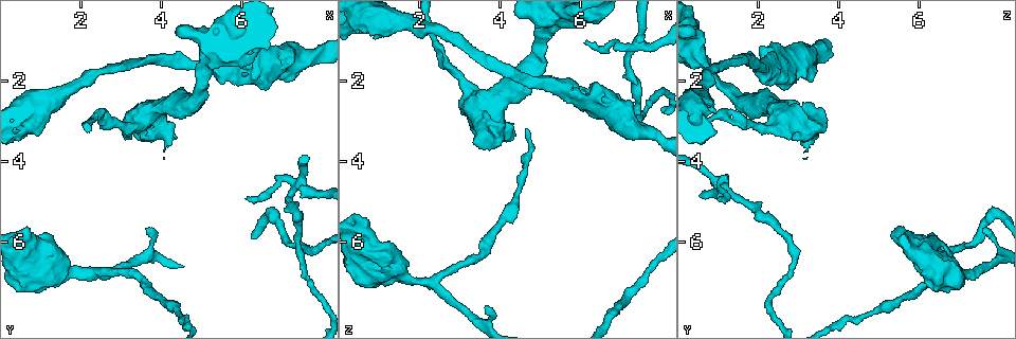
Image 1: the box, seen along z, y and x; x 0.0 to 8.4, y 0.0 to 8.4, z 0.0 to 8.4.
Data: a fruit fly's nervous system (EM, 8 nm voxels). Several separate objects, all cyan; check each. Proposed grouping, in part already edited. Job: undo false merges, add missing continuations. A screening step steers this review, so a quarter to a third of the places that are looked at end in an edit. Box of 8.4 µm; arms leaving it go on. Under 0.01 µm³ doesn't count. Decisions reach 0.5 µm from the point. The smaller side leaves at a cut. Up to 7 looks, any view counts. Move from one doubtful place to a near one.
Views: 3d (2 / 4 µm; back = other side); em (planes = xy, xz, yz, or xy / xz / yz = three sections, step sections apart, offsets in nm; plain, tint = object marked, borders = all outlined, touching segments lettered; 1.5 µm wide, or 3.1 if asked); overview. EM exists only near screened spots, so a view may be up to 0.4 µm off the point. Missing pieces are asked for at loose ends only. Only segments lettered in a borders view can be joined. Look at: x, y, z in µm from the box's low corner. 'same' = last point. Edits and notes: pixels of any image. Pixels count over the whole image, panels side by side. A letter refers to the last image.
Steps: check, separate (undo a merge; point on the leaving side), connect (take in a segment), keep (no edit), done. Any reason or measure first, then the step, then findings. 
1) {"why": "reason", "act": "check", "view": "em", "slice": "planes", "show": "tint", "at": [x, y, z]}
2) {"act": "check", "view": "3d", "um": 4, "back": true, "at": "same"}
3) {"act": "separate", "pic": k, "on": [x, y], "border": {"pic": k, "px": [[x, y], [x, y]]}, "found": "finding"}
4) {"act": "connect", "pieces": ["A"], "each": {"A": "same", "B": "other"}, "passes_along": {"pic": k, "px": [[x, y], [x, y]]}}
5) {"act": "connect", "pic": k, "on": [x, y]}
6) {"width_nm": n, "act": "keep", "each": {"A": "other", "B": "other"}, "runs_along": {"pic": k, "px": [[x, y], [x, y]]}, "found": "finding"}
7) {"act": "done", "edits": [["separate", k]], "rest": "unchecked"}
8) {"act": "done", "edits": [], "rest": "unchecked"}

{"why": "arms part here", "act": "check", "view": "em", "slice": "planes", "show": "tint", "at": [5.80, 1.85, 2.40]}

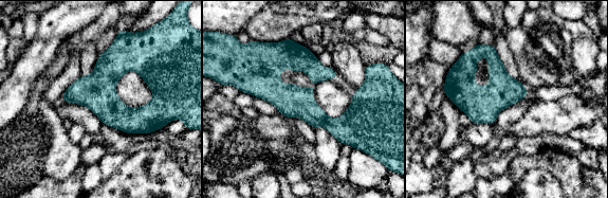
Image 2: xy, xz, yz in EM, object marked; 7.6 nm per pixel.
{"why": "see the neighbours", "act": "check", "view": "em", "slice": "planes", "show": "borders", "at": "same"}

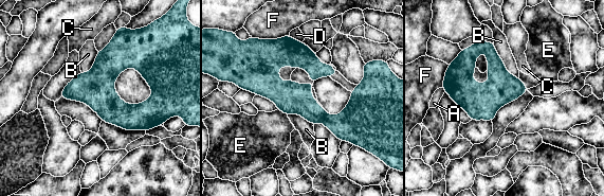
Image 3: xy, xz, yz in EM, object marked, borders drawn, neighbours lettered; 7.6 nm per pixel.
{"act": "keep", "each": {"A": "other", "B": "other", "C": "other", "D": "other", "E": "other", "F": "other"}, "border": {"pic": 3, "px": [[493, 42], [505, 68], [518, 78]]}, "found": "one cell here"}

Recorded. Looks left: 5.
{"why": "abrupt turn", "act": "check", "view": "em", "slice": "planes", "show": "borders", "at": [7.30, 4.60, 1.15]}

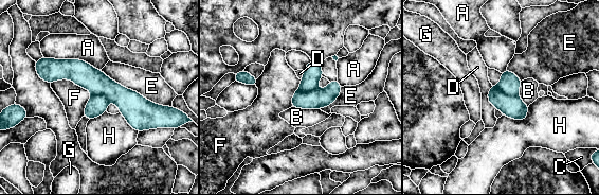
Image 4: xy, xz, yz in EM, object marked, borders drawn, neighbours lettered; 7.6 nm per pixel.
{"act": "separate", "pic": 4, "on": [509, 84], "each": {"A": "other", "B": "other", "C": "other", "D": "other", "E": "other", "F": "other", "G": "other", "H": "other"}, "border": {"pic": 4, "px": [[496, 85], [503, 92], [518, 95]]}, "found": "two cells meet here"}

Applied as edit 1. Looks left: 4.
{"why": "see it whole again", "act": "check", "view": "overview"}

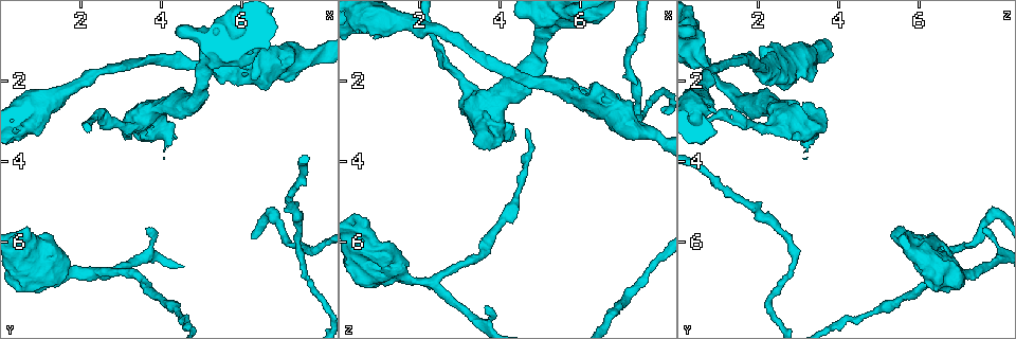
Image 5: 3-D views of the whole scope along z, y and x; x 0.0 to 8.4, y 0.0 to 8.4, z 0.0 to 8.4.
{"why": "thick end", "act": "check", "view": "3d", "um": 4, "at": [4.10, 3.65, 3.25]}

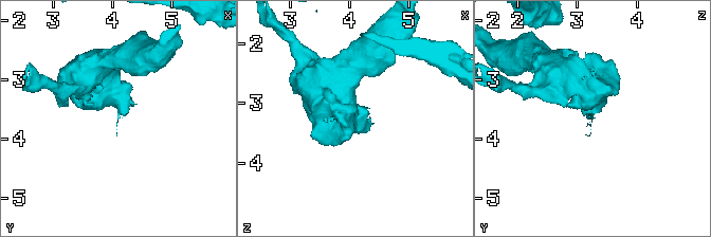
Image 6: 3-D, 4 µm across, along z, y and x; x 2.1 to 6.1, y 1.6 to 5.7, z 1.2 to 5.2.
{"act": "check", "view": "em", "slice": "planes", "show": "borders", "at": [4.15, 3.65, 3.25]}

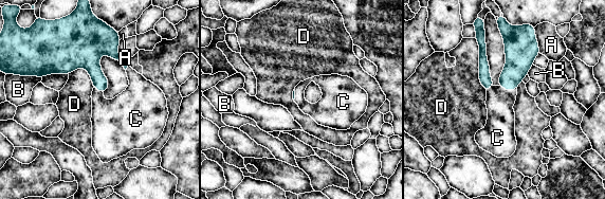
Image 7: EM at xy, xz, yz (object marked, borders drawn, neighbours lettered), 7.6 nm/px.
{"act": "connect", "pieces": ["C"], "each": {"A": "other", "B": "other", "C": "same", "D": "other"}, "passes_along": {"pic": 7, "px": [[518, 59], [508, 90], [500, 122]]}, "found": "the cell continues"}

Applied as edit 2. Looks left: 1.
{"act": "done", "edits": [["separate", 4], ["connect", 7]], "rest": "unchecked"}

